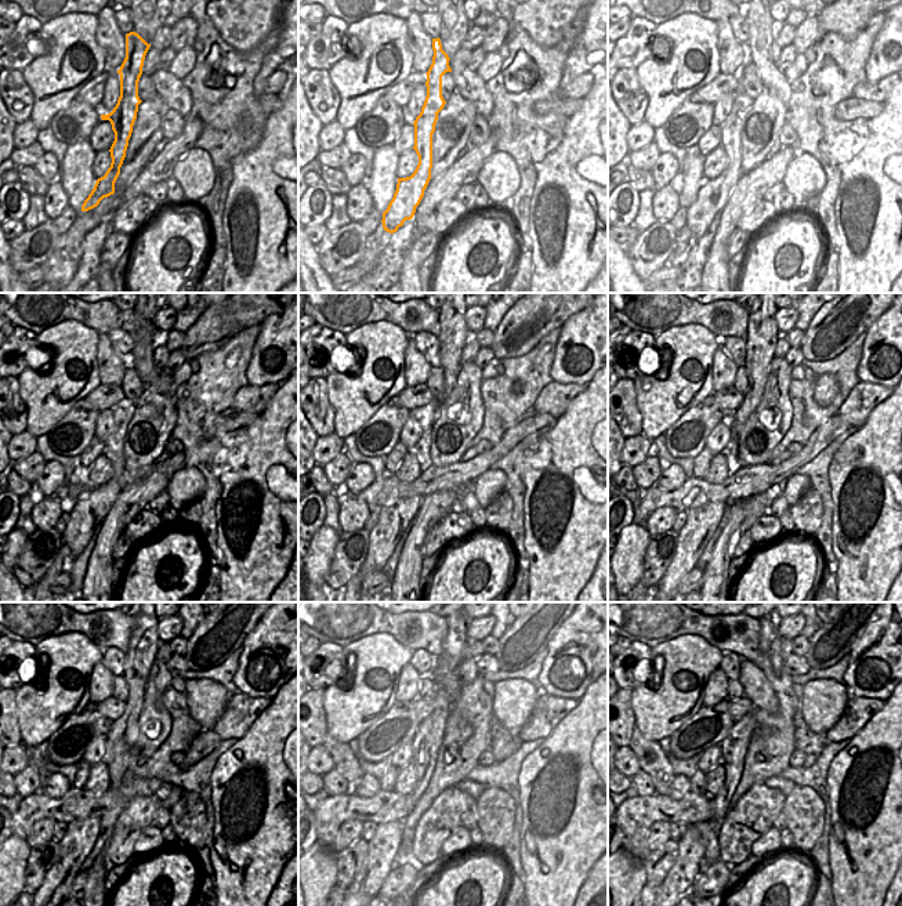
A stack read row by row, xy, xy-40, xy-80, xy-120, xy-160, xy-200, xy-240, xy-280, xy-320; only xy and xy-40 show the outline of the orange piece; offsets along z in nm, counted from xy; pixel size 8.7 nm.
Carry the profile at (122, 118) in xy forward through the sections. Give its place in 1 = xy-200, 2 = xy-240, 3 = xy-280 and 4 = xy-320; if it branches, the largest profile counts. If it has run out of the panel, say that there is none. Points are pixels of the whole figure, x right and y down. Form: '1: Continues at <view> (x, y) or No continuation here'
1: Continues at xy-200 (702, 522)
2: Continues at xy-240 (79, 839)
3: Continues at xy-280 (383, 848)
4: Continues at xy-320 (678, 881).

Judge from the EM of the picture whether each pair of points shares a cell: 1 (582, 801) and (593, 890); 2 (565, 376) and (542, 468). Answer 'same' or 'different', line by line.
1: different
2: different

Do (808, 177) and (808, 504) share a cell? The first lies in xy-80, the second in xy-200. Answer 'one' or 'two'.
two

